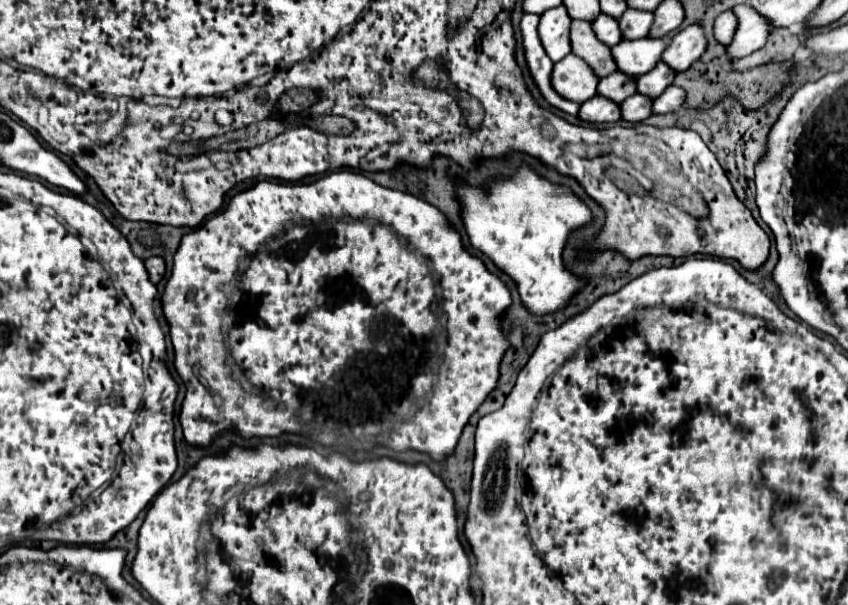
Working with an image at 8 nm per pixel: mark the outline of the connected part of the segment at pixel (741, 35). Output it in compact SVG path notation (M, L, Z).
M746 3L736 5L732 11L738 17L738 27L734 31L732 43L726 47L726 55L730 61L738 61L738 59L754 53L756 49L764 47L768 33L770 33L770 25L762 15L758 15Z

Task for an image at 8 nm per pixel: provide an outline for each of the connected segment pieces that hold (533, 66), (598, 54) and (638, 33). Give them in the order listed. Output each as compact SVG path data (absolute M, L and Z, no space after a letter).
M524 15L520 21L520 31L522 31L522 45L524 45L524 55L528 63L530 77L534 85L538 87L540 95L548 105L552 105L554 99L554 89L550 85L550 73L552 73L552 61L544 53L542 43L538 39L538 15Z
M572 21L572 25L570 25L570 45L572 45L572 53L578 55L582 61L586 61L586 65L600 79L616 71L610 49L604 47L596 39L588 21Z
M628 9L622 15L622 19L618 19L618 25L622 27L622 39L642 39L642 37L646 37L652 21L654 21L652 13Z

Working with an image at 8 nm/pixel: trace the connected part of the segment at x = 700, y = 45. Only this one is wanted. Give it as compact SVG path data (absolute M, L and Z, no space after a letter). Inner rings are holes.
M690 25L672 37L662 53L662 61L676 73L686 71L706 51L706 39L700 25Z

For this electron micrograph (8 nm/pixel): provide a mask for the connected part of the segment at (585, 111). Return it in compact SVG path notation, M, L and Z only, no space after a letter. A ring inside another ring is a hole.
M600 95L580 105L578 117L586 123L616 123L620 119L620 107Z

